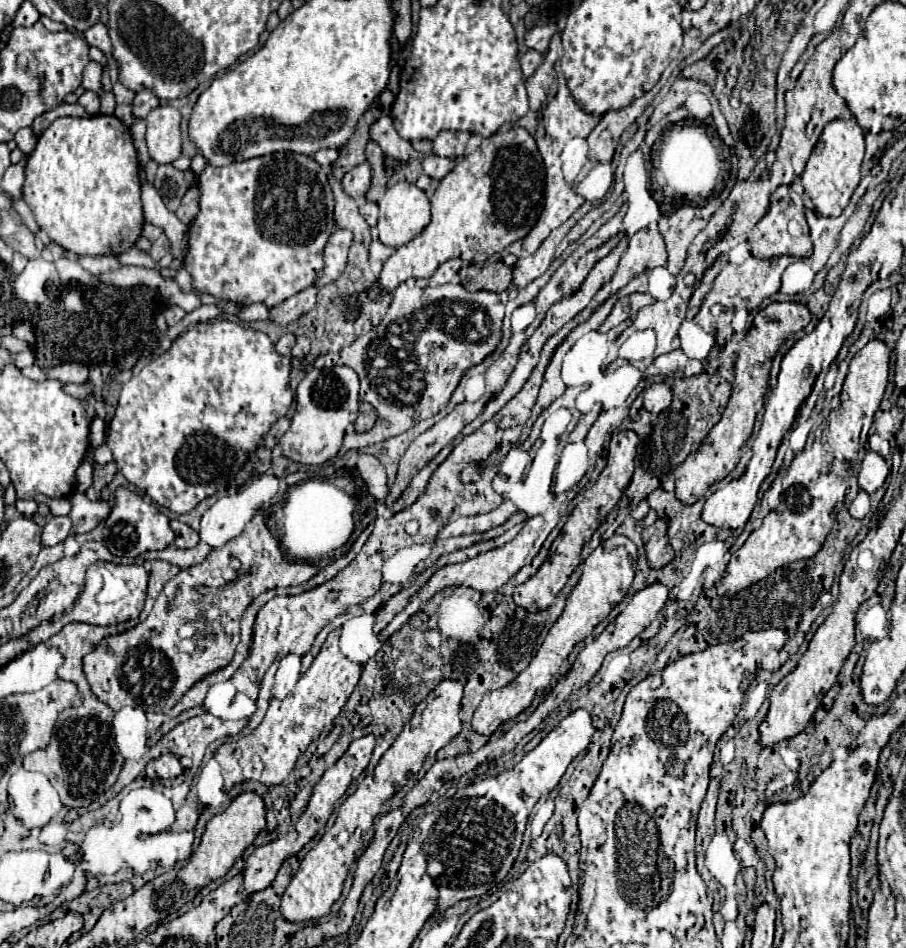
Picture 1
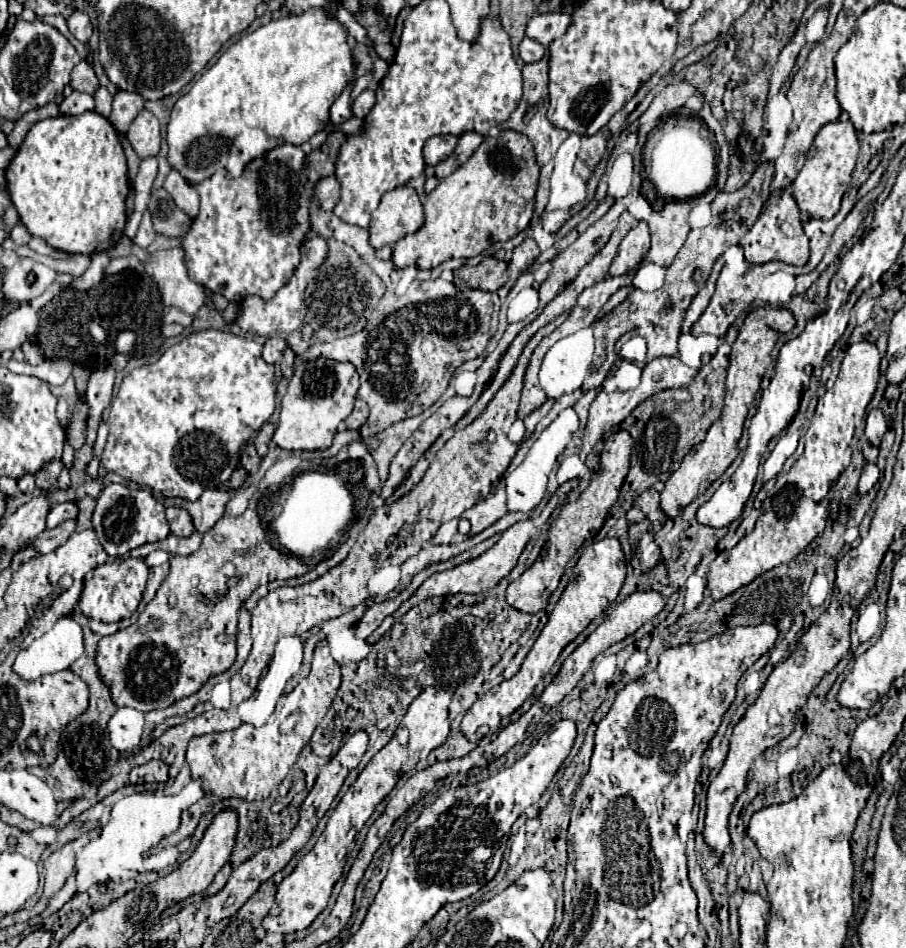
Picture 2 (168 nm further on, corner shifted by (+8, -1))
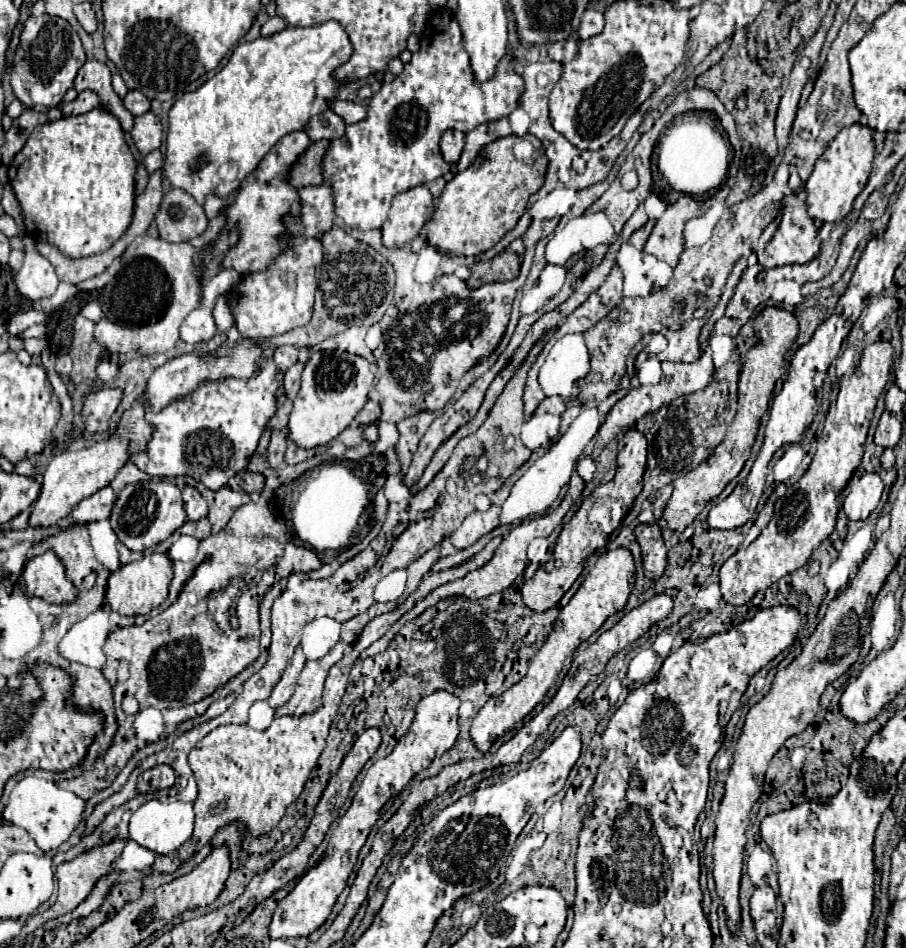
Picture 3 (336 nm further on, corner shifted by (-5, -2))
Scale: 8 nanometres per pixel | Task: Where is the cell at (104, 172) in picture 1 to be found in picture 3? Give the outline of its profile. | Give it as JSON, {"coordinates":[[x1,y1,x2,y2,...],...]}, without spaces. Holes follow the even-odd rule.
{"coordinates":[[94,108,80,116,62,116,56,122,38,126,30,134,24,148,14,156,8,176,10,186,20,202,28,236,38,242,44,240,54,244,68,258,92,256,112,248,132,222,136,198,136,160,124,140,120,122,102,108]]}

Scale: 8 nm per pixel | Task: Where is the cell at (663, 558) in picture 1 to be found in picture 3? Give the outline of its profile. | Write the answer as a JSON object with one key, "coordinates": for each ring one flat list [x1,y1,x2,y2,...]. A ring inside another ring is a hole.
{"coordinates":[[638,524,634,536,642,548,646,578,658,580,666,568,666,546,658,524]]}

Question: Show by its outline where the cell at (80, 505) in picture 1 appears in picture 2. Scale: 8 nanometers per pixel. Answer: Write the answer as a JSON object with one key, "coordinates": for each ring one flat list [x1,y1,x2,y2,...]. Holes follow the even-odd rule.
{"coordinates":[[65,521,61,523,59,527,55,529,45,529,41,535,37,535,33,541,31,541,31,547,39,553,51,553,55,547,63,545,69,535,75,531,75,521]]}

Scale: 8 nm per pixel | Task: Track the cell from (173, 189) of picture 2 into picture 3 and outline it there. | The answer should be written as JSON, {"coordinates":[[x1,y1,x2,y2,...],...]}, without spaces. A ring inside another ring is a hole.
{"coordinates":[[210,194,210,196,206,196,204,212,206,212,206,216,212,220,212,218,216,218,216,216,224,210,224,206,226,206,226,198,220,198,220,196]]}

